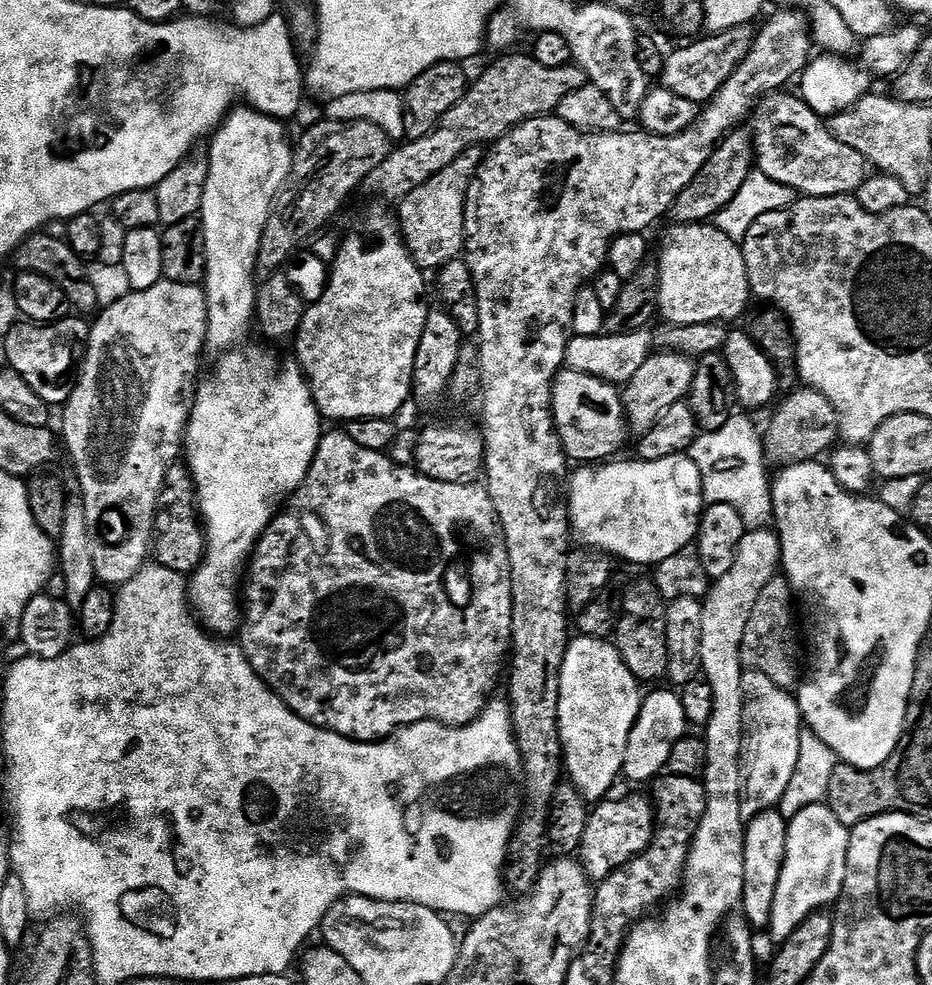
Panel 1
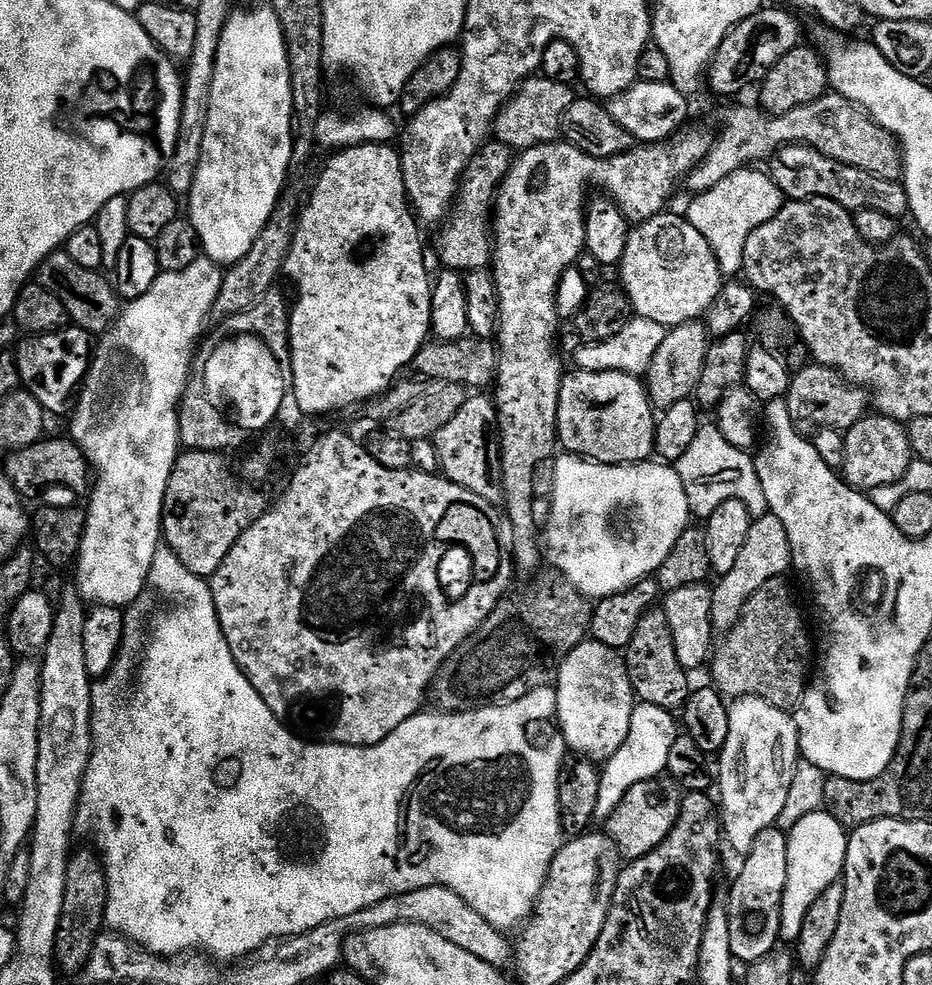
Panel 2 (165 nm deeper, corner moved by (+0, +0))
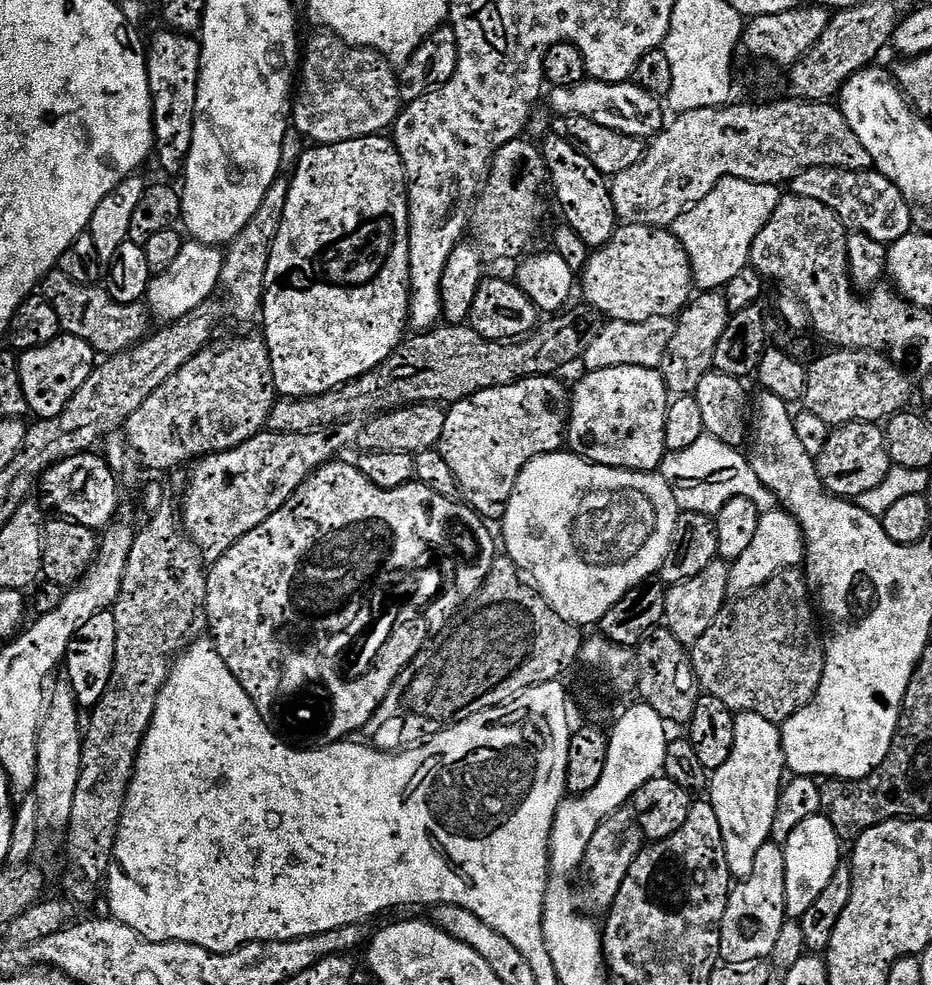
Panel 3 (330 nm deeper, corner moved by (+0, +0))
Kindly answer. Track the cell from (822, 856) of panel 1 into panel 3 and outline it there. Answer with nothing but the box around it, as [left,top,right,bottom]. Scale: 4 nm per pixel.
[782,814,842,918]

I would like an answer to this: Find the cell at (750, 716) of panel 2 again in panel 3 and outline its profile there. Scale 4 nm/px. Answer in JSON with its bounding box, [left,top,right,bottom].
[710,712,786,881]

